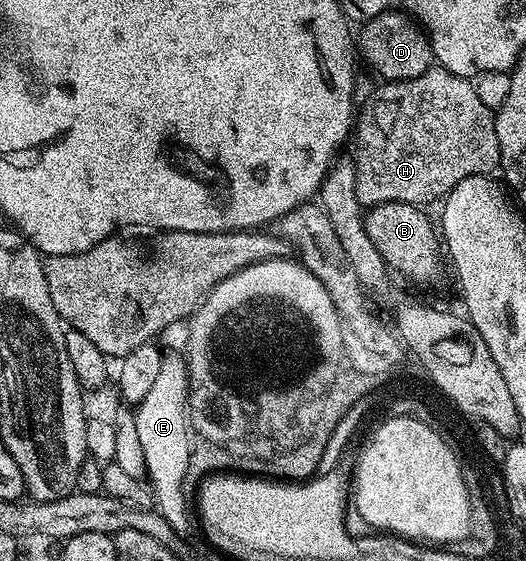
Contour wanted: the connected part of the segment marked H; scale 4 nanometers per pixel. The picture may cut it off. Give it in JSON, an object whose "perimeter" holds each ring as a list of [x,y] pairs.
{"perimeter":[[[434,65],[422,77],[413,79],[398,79],[395,81],[384,81],[379,84],[381,87],[369,97],[359,108],[358,114],[354,120],[354,143],[356,139],[356,155],[358,163],[358,178],[356,180],[356,192],[361,201],[366,201],[369,208],[384,202],[406,202],[417,205],[426,205],[443,200],[448,192],[458,185],[468,175],[487,175],[495,172],[500,165],[500,150],[498,149],[498,133],[496,132],[496,116],[493,108],[488,108],[488,103],[475,91],[469,80],[463,79],[460,75],[450,73],[444,67]]]}

